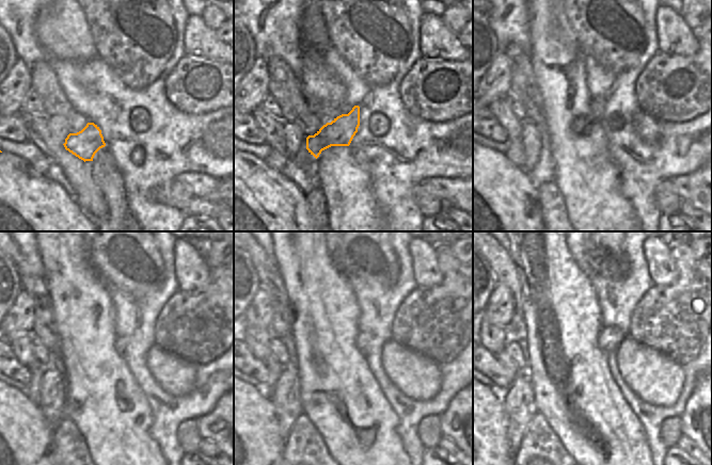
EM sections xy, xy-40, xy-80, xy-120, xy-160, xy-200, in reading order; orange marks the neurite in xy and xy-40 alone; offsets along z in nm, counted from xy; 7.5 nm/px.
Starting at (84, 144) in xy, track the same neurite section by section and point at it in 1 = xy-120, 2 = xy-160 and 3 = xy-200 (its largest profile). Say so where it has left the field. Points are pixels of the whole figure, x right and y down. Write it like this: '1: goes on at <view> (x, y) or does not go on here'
1: goes on at xy-120 (121, 342)
2: goes on at xy-160 (364, 338)
3: goes on at xy-200 (610, 337)

